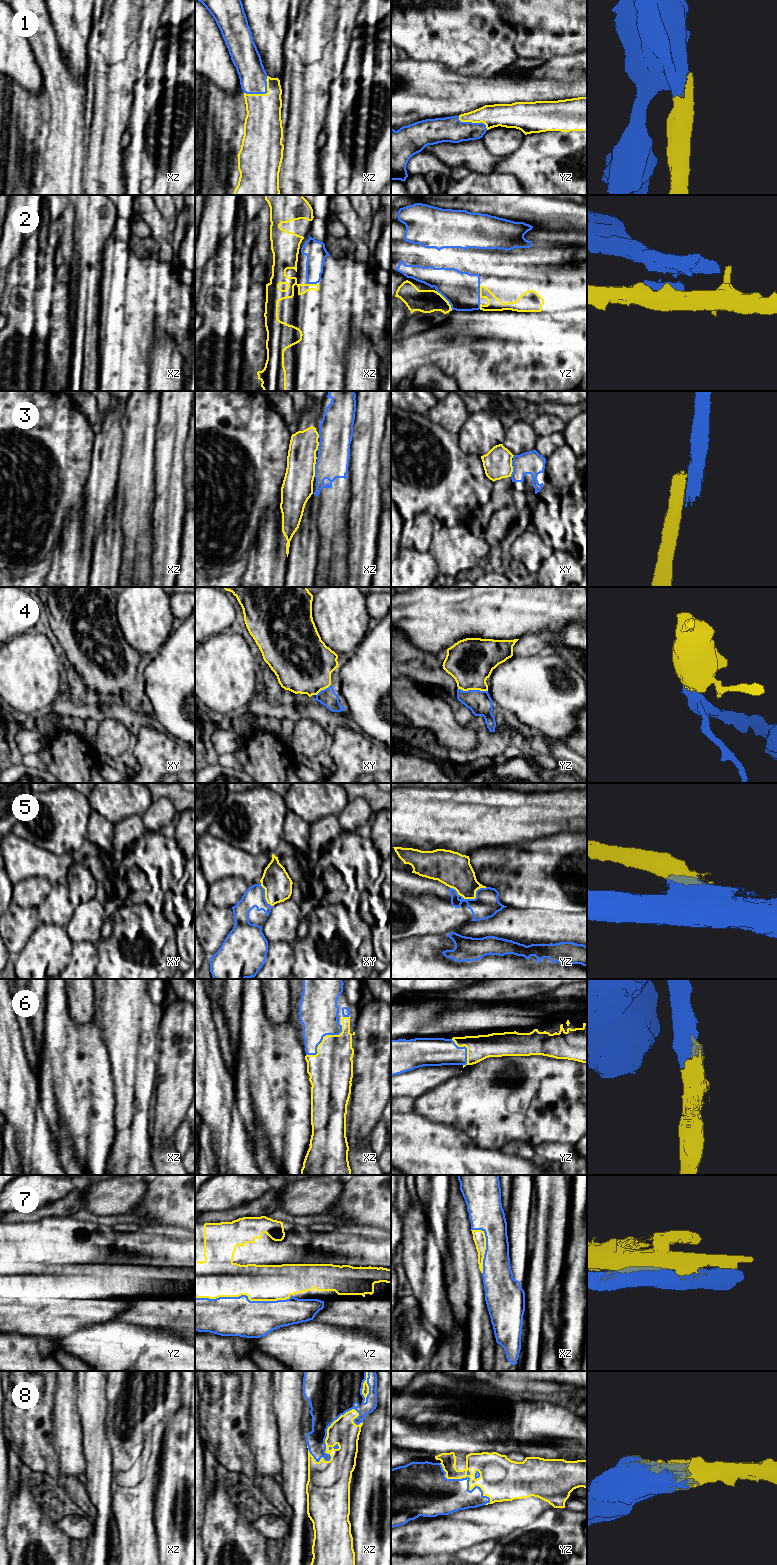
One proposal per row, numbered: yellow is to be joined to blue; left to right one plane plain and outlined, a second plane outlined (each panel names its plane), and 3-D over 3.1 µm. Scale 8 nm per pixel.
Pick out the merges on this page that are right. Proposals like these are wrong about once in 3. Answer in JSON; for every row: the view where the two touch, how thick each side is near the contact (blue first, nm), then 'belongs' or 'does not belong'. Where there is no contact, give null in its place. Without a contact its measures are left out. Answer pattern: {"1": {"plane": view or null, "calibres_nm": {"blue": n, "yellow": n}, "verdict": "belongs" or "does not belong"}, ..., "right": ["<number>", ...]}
{"1": {"plane": "xz", "calibres_nm": {"blue": 220, "yellow": 300}, "verdict": "belongs"}, "2": {"plane": "yz", "calibres_nm": {"blue": 280, "yellow": 190}, "verdict": "does not belong"}, "3": {"plane": "xz", "calibres_nm": {"blue": 260, "yellow": 240}, "verdict": "does not belong"}, "4": {"plane": "yz", "calibres_nm": {"blue": 190, "yellow": 380}, "verdict": "belongs"}, "5": {"plane": "yz", "calibres_nm": {"blue": 200, "yellow": 260}, "verdict": "does not belong"}, "6": {"plane": "xz", "calibres_nm": {"blue": 320, "yellow": 340}, "verdict": "belongs"}, "7": {"plane": "yz", "calibres_nm": {"blue": 320, "yellow": 320}, "verdict": "does not belong"}, "8": {"plane": "xz", "calibres_nm": {"blue": 280, "yellow": 220}, "verdict": "belongs"}, "right": ["1", "4", "6", "8"]}

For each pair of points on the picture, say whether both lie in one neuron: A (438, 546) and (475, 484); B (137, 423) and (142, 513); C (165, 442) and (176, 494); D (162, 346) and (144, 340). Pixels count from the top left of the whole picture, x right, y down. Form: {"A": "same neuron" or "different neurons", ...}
{"A": "different neurons", "B": "same neuron", "C": "same neuron", "D": "different neurons"}

